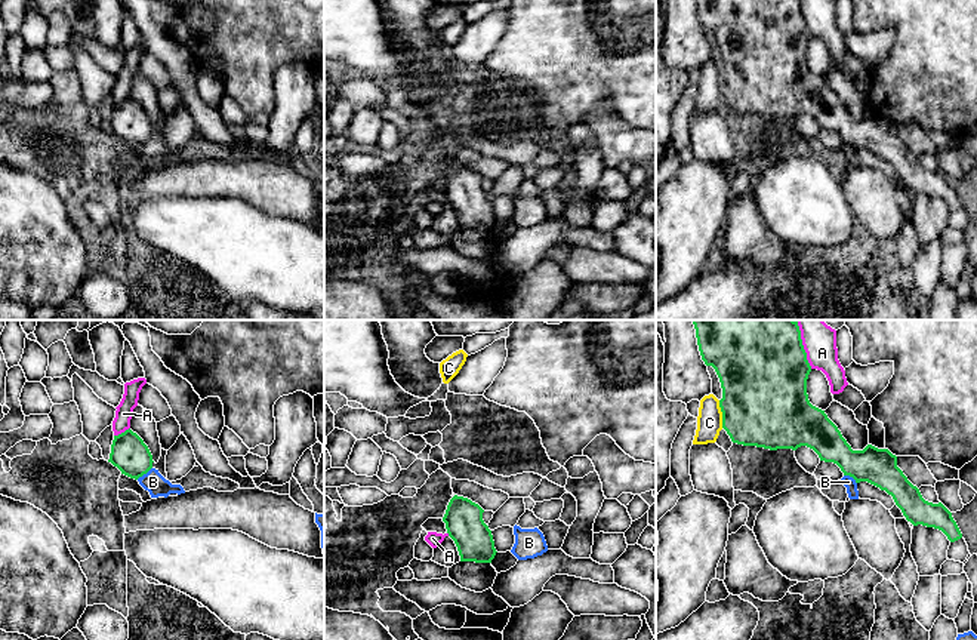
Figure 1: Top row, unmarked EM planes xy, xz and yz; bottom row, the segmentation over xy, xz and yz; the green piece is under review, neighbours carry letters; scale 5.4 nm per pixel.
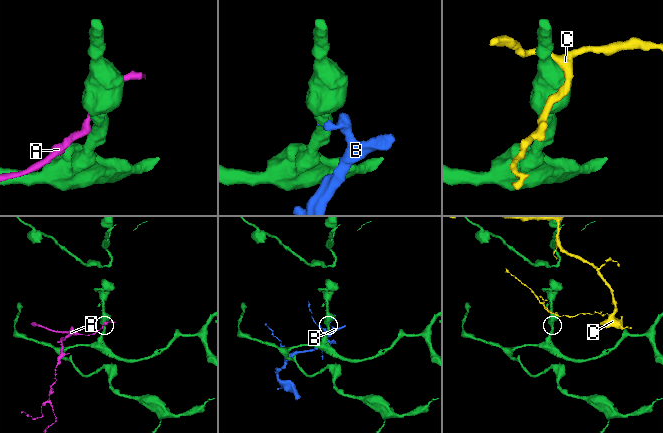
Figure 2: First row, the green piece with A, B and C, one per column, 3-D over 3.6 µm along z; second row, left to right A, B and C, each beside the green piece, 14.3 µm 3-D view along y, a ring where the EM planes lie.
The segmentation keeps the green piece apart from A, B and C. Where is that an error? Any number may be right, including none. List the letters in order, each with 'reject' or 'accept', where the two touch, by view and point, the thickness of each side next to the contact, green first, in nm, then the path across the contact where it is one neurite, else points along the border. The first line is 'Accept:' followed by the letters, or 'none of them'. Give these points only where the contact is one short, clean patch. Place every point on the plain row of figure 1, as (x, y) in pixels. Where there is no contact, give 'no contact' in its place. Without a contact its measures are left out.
Accept: none of them
A: reject; meets green in yz at (804, 18); 460 nm thick on the green side, 170 nm on the other
B: reject; meets green in xy at (144, 141); 200 nm thick on the green side, 120 nm on the other; border along xy (151, 135), (136, 147)
C: reject; meets green in yz at (723, 82); 460 nm thick on the green side, 140 nm on the other

